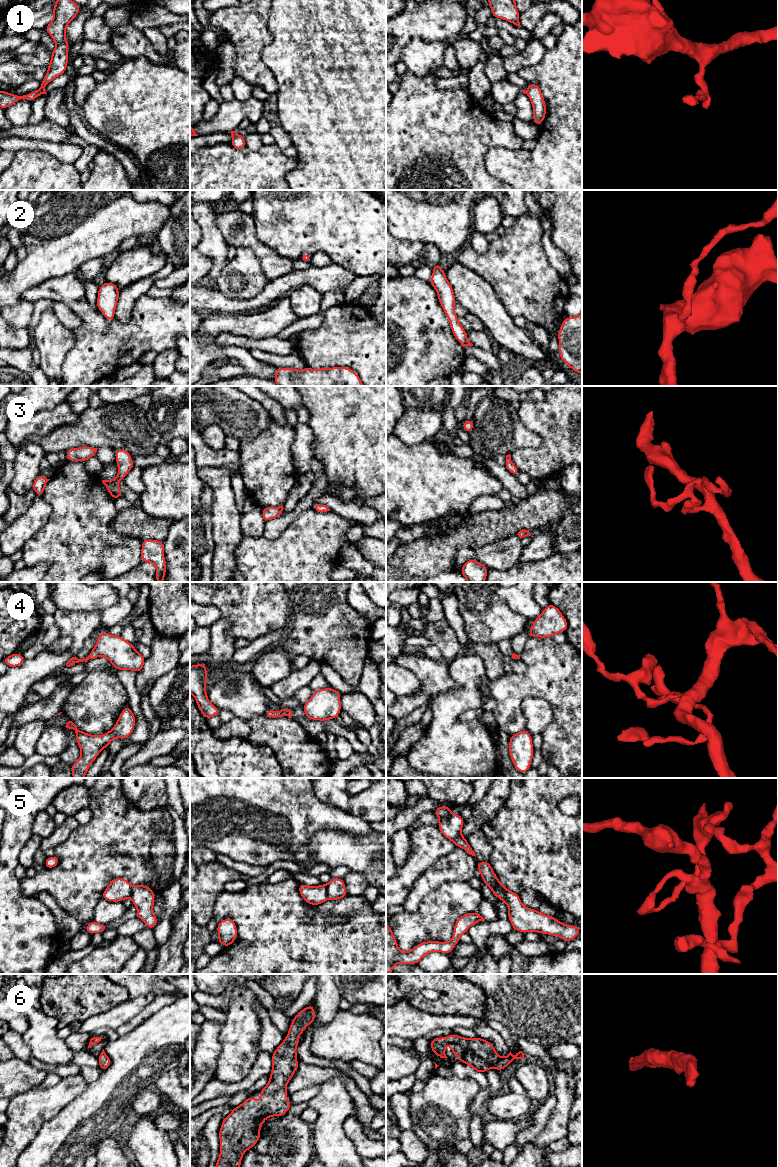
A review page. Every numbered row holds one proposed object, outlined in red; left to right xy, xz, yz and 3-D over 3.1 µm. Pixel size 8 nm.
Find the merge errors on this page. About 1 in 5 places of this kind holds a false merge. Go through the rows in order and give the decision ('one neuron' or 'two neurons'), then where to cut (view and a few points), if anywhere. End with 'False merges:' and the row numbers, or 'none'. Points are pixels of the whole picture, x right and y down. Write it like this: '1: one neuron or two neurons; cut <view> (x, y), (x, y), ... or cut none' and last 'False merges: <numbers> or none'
1: two neurons; cut xy (37, 90), (38, 95)
2: one neuron; cut none
3: one neuron; cut none
4: one neuron; cut none
5: two neurons; cut xz (326, 885), (328, 898)
6: one neuron; cut none
False merges: 1, 5

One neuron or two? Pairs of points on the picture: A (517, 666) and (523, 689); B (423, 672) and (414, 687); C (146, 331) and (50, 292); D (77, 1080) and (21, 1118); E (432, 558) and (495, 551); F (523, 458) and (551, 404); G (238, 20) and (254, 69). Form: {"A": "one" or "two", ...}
{"A": "two", "B": "two", "C": "one", "D": "one", "E": "two", "F": "one", "G": "one"}

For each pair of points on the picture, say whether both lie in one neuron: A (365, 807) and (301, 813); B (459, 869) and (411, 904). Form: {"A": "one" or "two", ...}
{"A": "two", "B": "one"}

